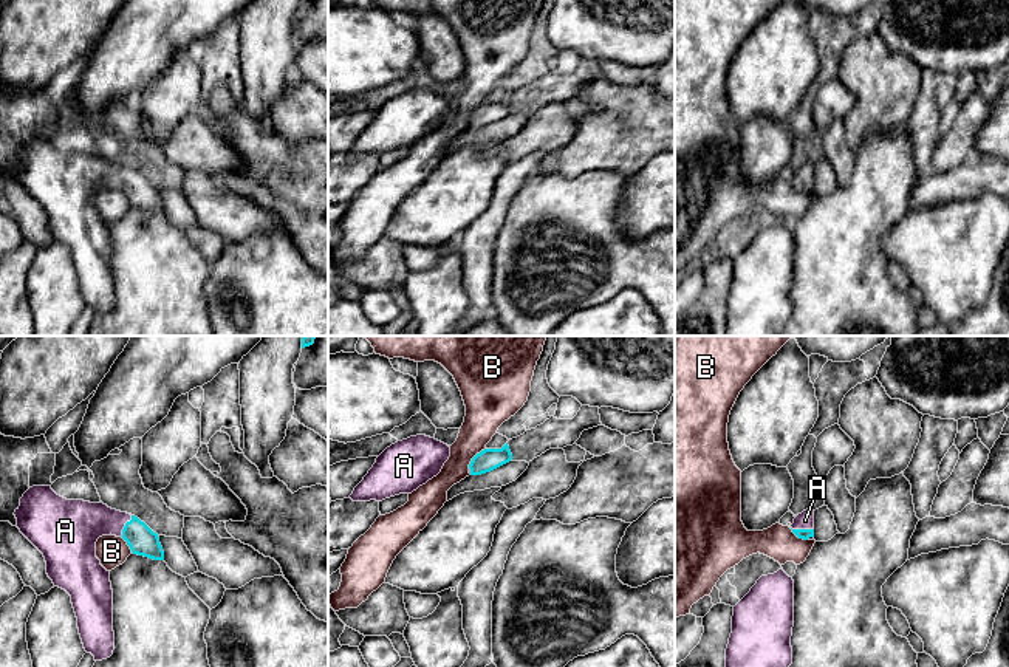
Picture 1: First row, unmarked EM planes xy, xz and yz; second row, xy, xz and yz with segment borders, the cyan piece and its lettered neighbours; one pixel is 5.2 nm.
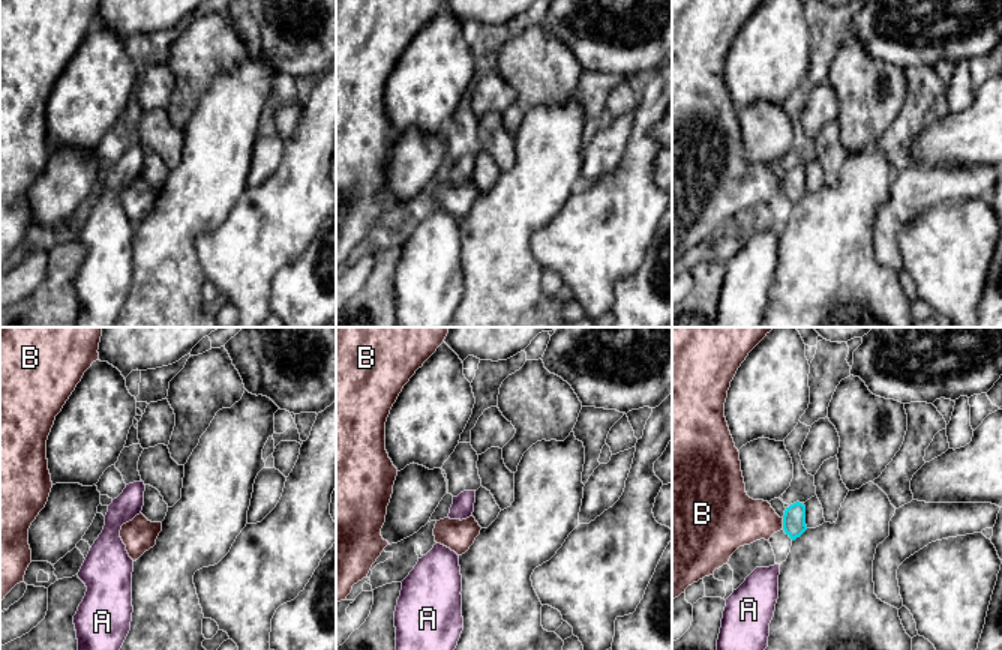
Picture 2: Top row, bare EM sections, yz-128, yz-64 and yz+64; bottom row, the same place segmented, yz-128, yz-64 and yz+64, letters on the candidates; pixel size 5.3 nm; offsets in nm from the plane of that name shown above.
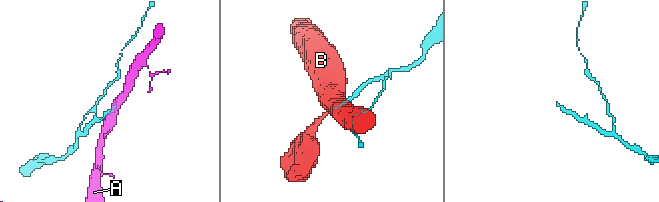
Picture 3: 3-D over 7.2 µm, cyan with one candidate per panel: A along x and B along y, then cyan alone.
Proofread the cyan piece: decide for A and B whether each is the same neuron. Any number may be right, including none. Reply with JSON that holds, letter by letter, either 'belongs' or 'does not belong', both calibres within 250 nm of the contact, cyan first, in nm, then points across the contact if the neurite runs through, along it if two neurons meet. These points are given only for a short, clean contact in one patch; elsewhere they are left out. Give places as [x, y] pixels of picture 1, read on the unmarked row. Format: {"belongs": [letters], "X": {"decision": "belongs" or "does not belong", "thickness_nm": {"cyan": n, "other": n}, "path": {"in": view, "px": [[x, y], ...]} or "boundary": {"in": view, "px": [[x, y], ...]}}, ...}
{"belongs": ["A"], "A": {"decision": "belongs", "thickness_nm": {"cyan": 150, "other": 260}, "path": {"in": "xy", "px": [[140, 191], [124, 180], [76, 178]]}}, "B": {"decision": "does not belong", "thickness_nm": {"cyan": 120, "other": 220}, "boundary": {"in": "xz", "px": [[485, 101], [472, 112], [468, 121]]}}}

